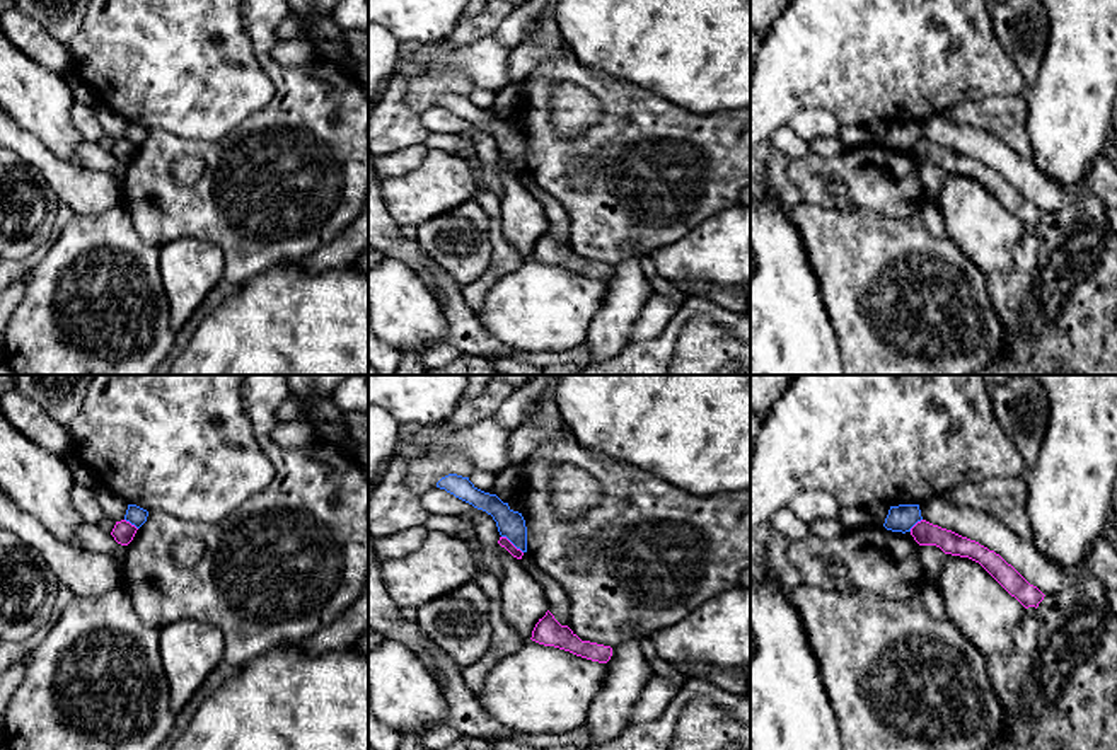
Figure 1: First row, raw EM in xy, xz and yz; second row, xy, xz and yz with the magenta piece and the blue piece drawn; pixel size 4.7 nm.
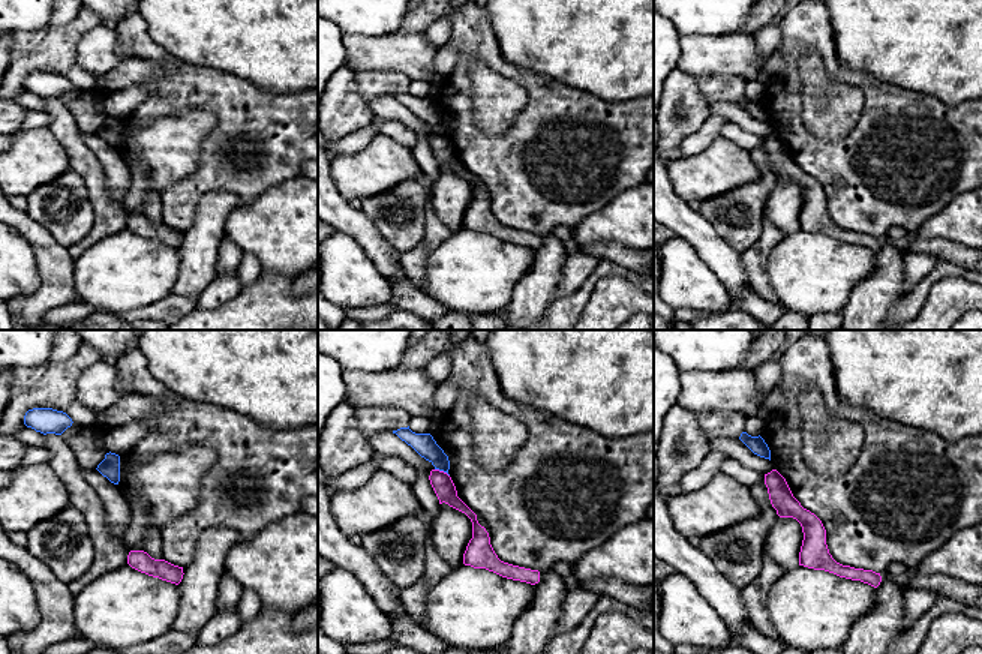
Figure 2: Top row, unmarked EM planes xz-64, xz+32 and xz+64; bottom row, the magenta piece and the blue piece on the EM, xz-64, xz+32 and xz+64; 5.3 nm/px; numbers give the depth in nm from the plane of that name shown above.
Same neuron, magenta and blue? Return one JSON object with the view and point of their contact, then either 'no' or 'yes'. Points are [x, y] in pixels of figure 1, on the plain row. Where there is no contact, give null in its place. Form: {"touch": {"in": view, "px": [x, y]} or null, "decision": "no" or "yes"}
{"touch": {"in": "xz", "px": [510, 161]}, "decision": "no"}

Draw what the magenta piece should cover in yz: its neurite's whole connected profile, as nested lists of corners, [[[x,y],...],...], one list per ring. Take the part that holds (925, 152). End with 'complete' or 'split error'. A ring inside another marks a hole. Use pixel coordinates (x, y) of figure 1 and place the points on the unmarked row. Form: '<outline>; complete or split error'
[[[926,138],[917,140],[911,147],[911,153],[919,164],[936,164],[945,172],[969,176],[979,181],[1011,215],[1025,227],[1039,225],[1044,211],[1030,203],[1011,182],[999,172],[989,169],[975,159],[962,155],[952,148],[933,143]]]; complete

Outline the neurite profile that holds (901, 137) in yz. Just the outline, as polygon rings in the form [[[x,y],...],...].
[[[899,123],[890,124],[883,145],[892,150],[911,150],[911,147],[921,140],[919,123]]]

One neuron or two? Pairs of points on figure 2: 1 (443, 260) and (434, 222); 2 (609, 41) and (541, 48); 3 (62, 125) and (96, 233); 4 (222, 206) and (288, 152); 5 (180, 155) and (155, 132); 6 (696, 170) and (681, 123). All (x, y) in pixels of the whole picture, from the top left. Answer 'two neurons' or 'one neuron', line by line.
1: two neurons
2: one neuron
3: one neuron
4: two neurons
5: one neuron
6: two neurons

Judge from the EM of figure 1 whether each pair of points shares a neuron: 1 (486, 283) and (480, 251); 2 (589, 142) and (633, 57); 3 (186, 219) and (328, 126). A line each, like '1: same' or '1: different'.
1: different
2: different
3: same

